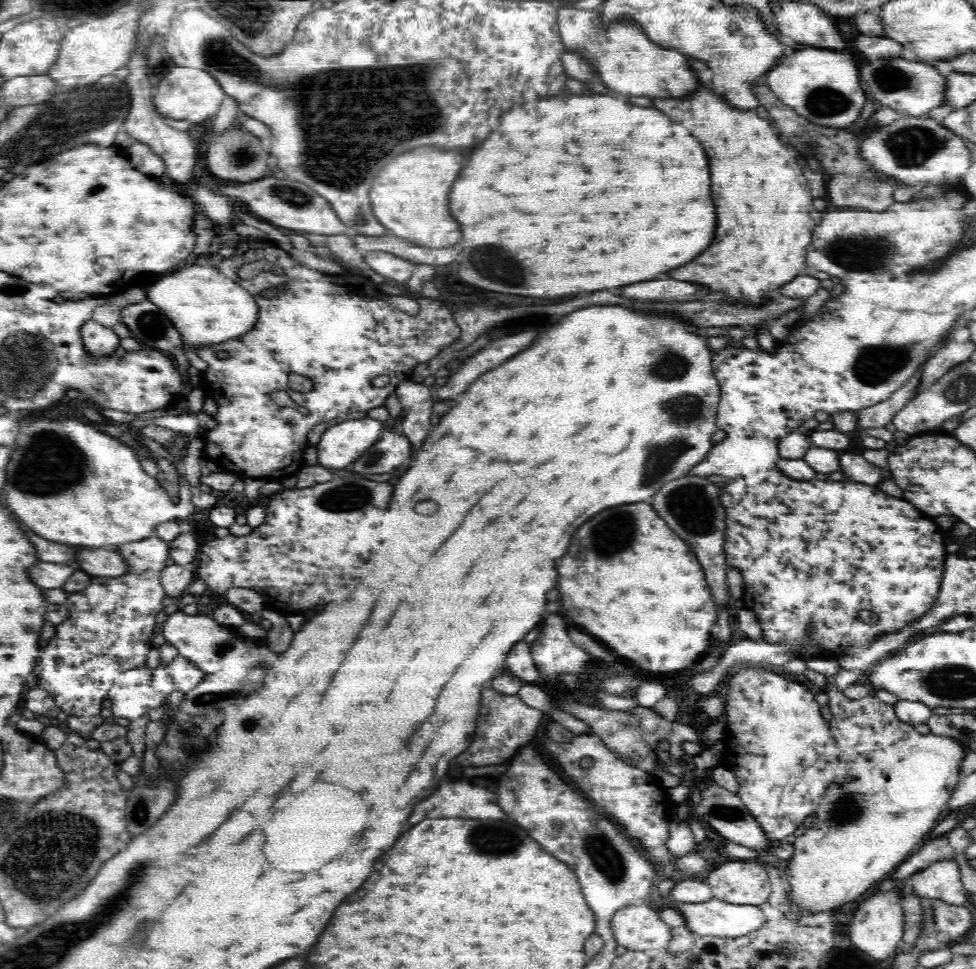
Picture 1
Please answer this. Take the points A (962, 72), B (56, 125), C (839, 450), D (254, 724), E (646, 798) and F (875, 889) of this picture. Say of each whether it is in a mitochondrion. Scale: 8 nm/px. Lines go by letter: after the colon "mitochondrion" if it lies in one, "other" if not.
A: other
B: mitochondrion
C: other
D: mitochondrion
E: other
F: other

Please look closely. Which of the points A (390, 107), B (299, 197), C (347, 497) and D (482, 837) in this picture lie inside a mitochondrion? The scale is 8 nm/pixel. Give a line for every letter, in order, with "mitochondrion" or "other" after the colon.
A: mitochondrion
B: mitochondrion
C: mitochondrion
D: mitochondrion

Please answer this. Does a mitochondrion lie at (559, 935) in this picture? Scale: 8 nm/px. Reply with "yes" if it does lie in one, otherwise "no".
no

